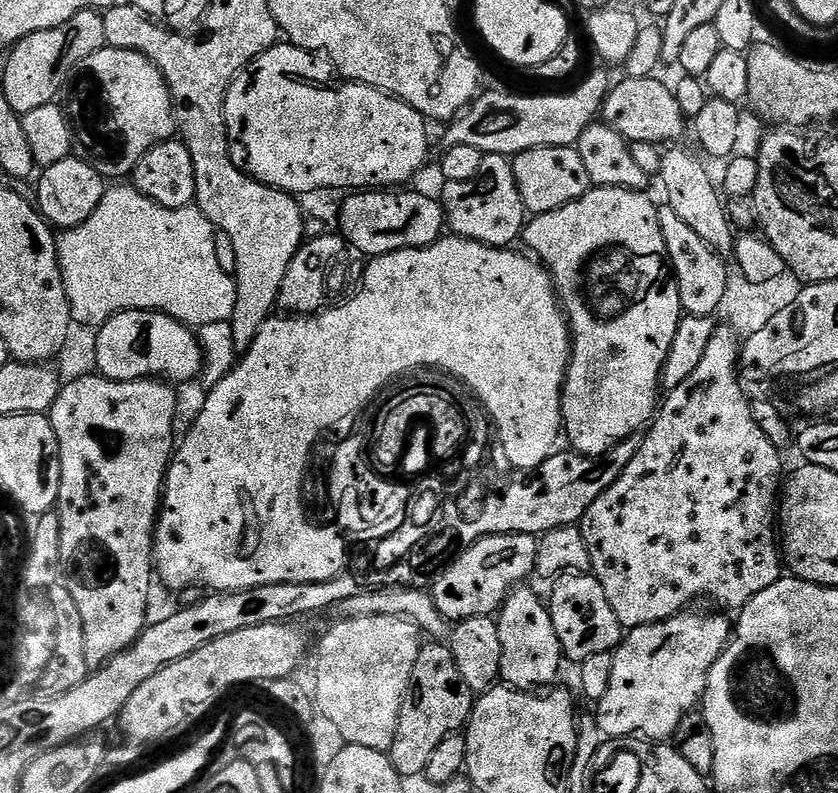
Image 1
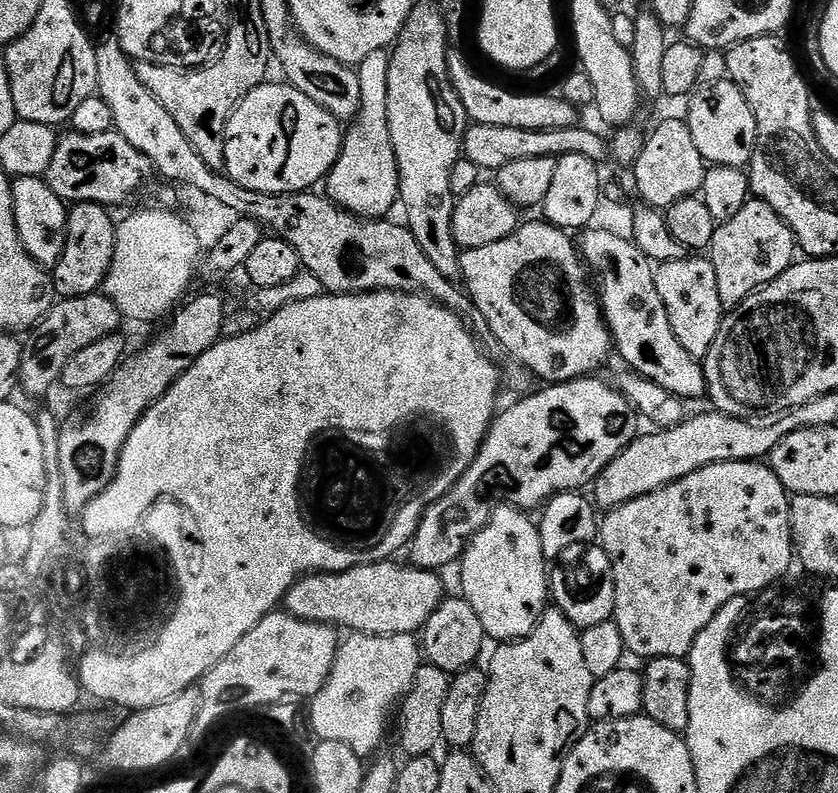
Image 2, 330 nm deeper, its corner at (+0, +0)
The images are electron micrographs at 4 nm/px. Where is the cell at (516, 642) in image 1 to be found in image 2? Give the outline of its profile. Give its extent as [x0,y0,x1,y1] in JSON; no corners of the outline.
[458,506,550,642]

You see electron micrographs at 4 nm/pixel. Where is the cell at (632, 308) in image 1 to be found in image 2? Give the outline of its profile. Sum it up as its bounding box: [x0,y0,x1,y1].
[460,223,613,384]

